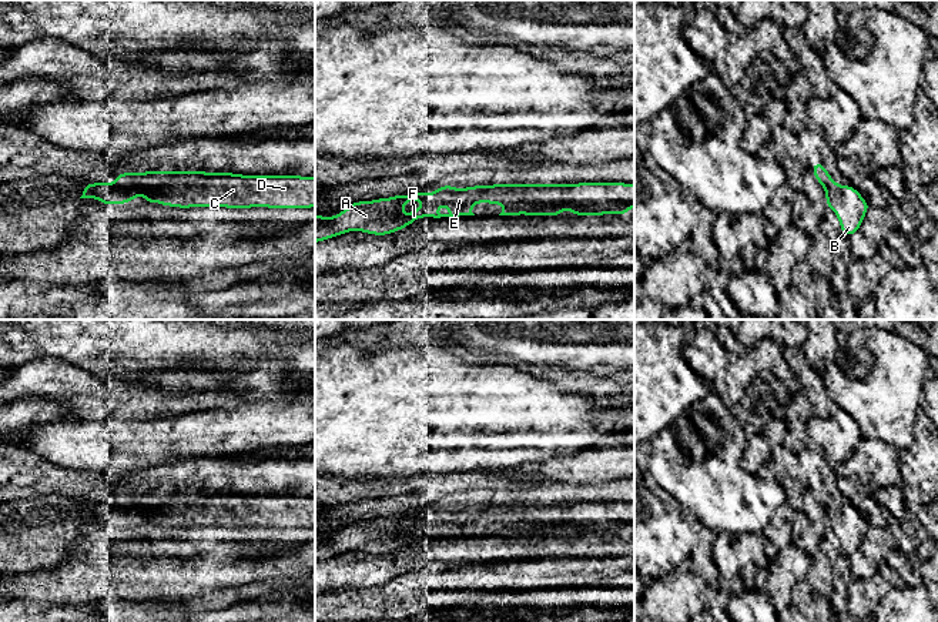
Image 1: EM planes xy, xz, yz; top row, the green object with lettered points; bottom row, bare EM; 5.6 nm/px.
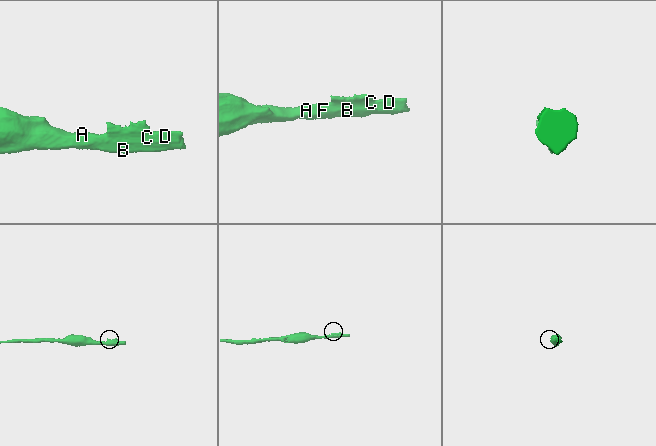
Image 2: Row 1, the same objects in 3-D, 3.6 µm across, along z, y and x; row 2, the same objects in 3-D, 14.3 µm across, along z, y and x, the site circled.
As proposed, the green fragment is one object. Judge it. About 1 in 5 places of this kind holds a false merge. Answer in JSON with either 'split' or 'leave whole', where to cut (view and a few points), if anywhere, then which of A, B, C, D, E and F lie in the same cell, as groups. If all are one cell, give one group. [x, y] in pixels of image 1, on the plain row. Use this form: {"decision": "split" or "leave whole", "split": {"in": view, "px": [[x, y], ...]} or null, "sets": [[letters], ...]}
{"decision": "leave whole", "split": null, "sets": [["A", "B", "C", "D", "E", "F"]]}

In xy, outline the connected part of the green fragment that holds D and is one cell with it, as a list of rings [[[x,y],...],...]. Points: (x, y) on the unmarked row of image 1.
[[[144,491],[118,492],[111,502],[91,502],[80,518],[97,518],[103,525],[133,522],[143,515],[147,522],[164,526],[225,526],[247,529],[312,528],[315,496],[244,495],[207,491]]]

